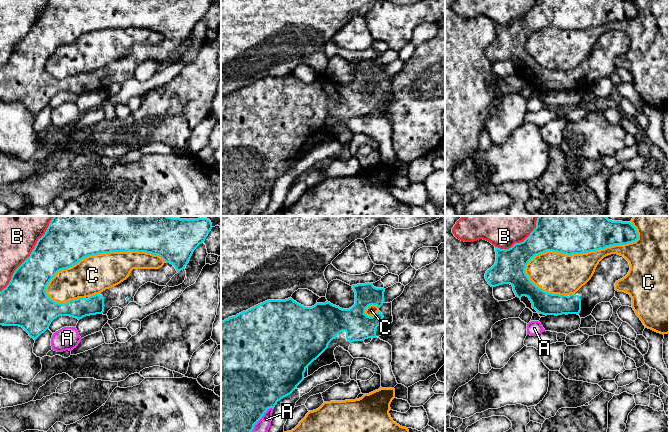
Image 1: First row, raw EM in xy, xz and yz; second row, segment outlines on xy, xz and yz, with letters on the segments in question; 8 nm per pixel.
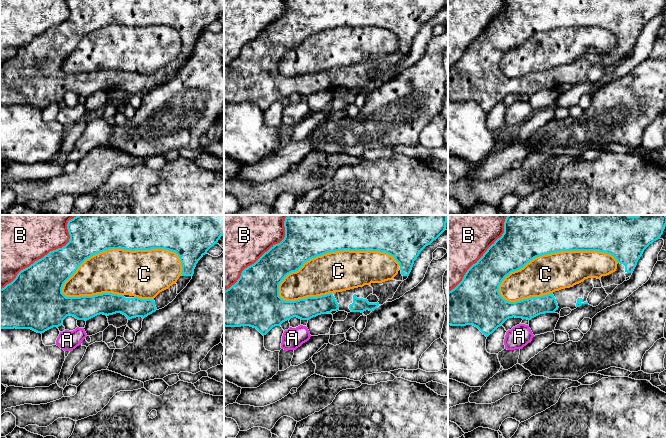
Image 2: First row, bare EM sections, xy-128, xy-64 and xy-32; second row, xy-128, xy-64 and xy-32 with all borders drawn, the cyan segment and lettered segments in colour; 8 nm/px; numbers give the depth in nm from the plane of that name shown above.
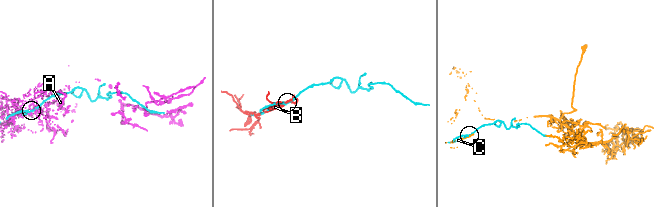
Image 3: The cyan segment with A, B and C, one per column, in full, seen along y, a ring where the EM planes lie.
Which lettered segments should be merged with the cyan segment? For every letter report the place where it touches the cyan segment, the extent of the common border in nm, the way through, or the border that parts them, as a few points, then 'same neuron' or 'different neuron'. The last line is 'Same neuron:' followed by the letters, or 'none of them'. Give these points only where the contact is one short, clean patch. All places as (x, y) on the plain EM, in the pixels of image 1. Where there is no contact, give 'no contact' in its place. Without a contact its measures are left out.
A: contact xz (256, 198); length 340 nm; different neuron
B: contact xy (27, 34); length 700 nm; different neuron
C: contact yz (581, 29); length 950 nm; different neuron
Same neuron: none of them

